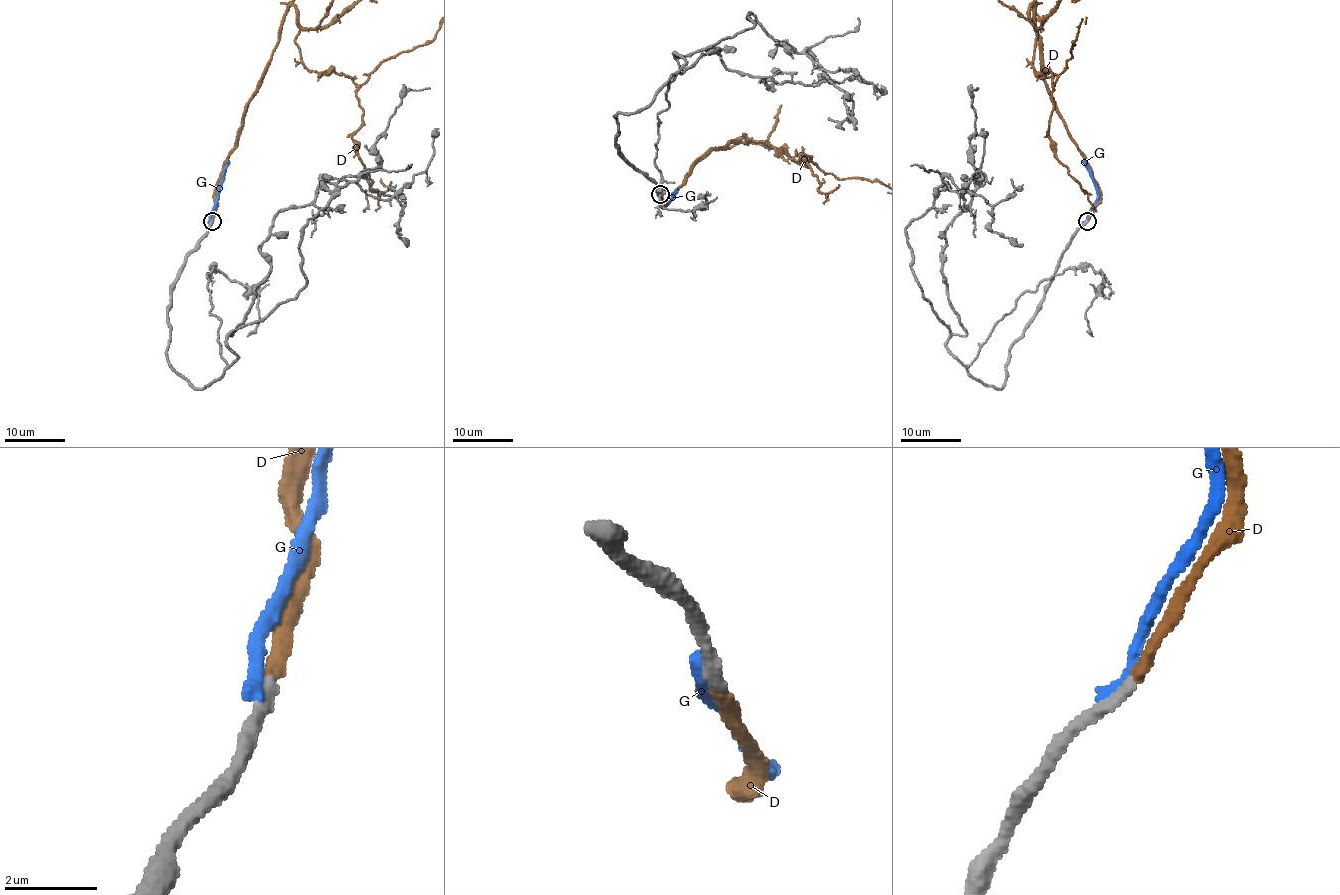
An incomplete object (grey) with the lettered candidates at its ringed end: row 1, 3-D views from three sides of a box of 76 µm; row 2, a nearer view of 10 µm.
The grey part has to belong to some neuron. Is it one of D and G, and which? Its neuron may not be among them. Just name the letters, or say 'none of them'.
D

